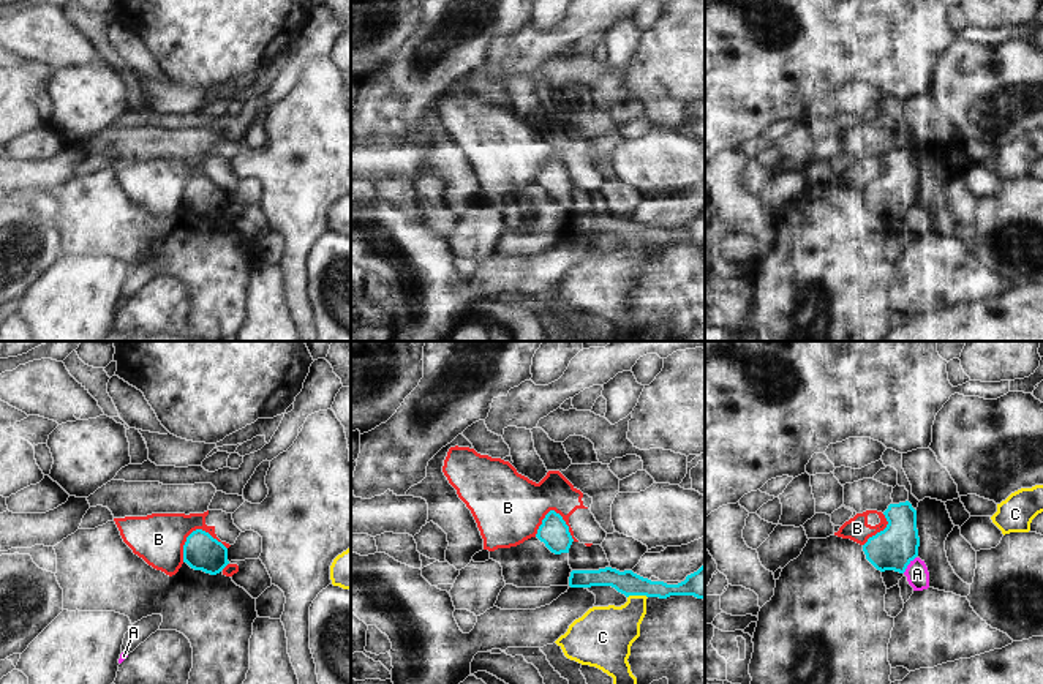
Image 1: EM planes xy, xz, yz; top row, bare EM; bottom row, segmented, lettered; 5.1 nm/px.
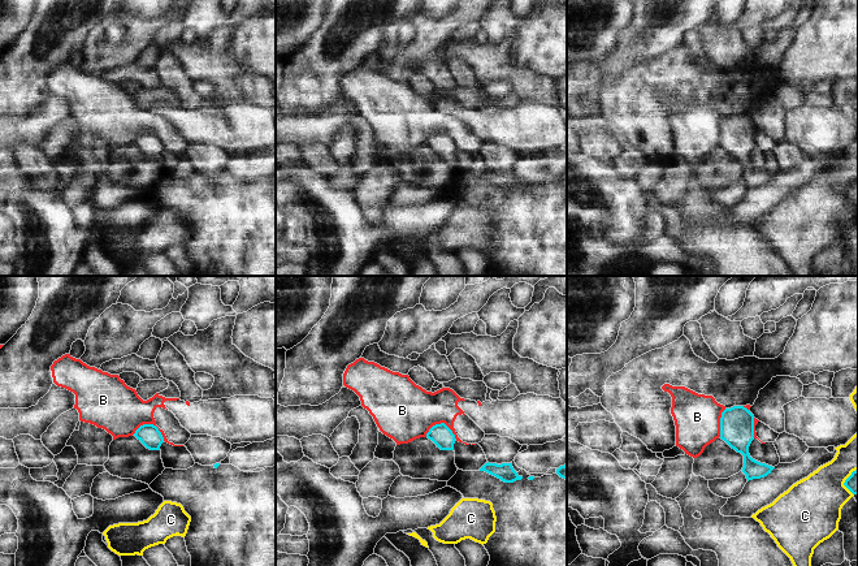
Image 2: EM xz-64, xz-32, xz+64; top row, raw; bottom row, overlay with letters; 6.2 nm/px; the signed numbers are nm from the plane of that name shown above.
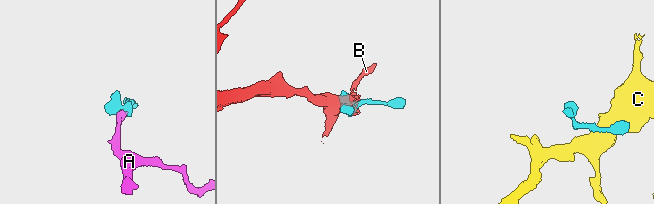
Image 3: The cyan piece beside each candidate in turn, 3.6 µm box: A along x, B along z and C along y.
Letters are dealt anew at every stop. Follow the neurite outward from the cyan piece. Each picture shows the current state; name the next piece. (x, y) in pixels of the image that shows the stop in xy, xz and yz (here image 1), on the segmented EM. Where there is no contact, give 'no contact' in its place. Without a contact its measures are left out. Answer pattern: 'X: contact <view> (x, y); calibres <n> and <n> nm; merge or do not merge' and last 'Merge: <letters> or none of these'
A: contact yz (909, 563); calibres 220 and 120 nm; merge
B: contact xy (196, 529); calibres 190 and 260 nm; do not merge
C: contact xz (637, 594); calibres 120 and 280 nm; do not merge
Merge: A

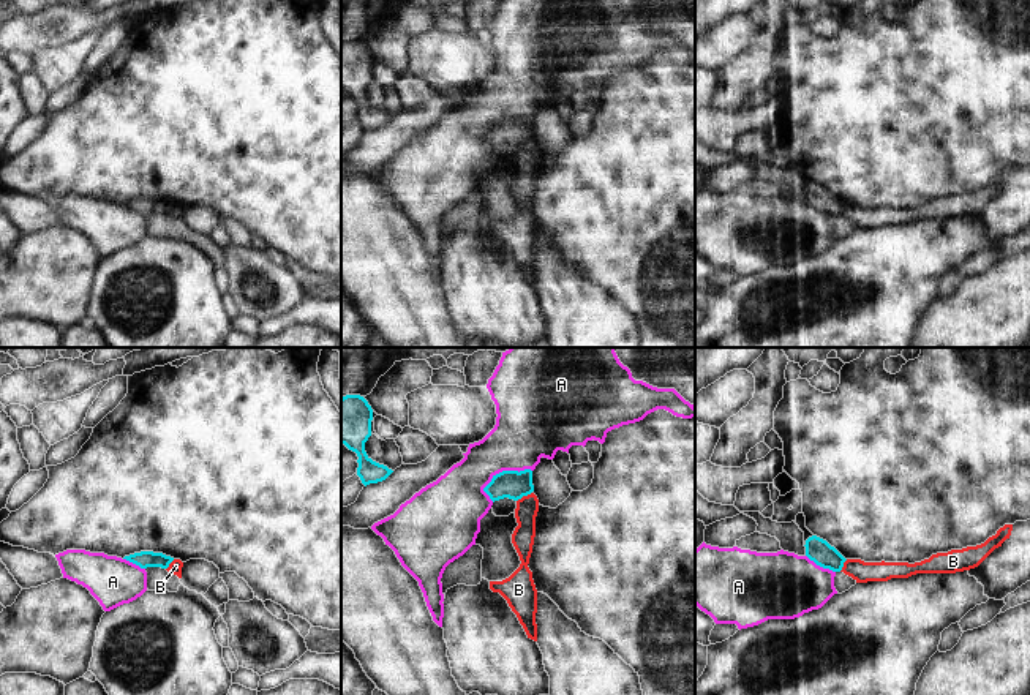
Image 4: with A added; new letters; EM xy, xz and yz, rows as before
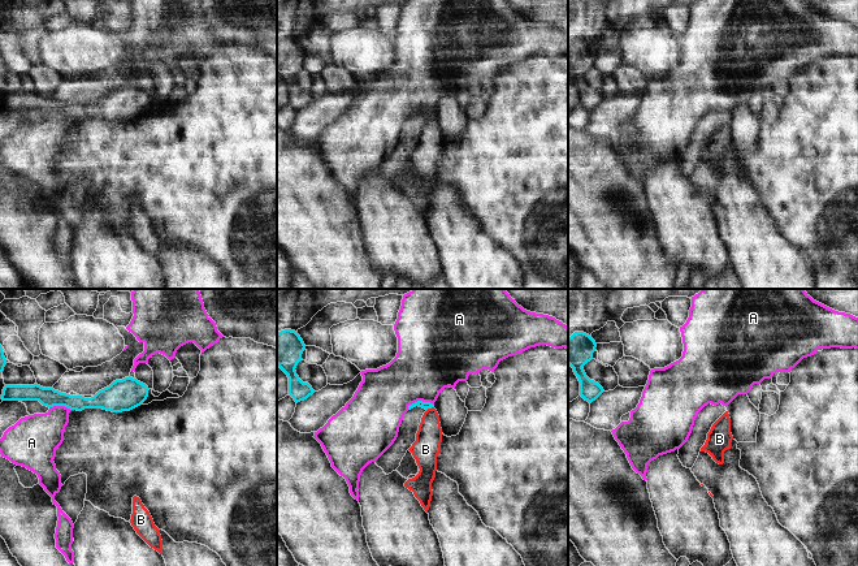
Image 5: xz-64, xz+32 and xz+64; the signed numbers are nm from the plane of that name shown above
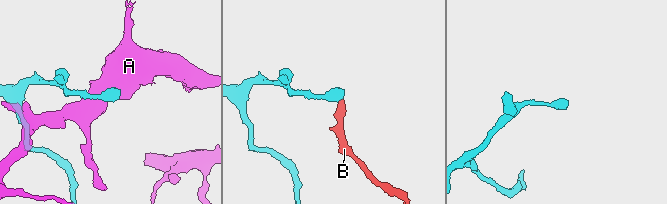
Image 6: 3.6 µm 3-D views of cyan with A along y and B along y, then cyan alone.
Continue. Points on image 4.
A: contact xz (506, 471); calibres 140 and 320 nm; do not merge
B: contact xz (523, 495); calibres 140 and 110 nm; do not merge
Merge: none of these

